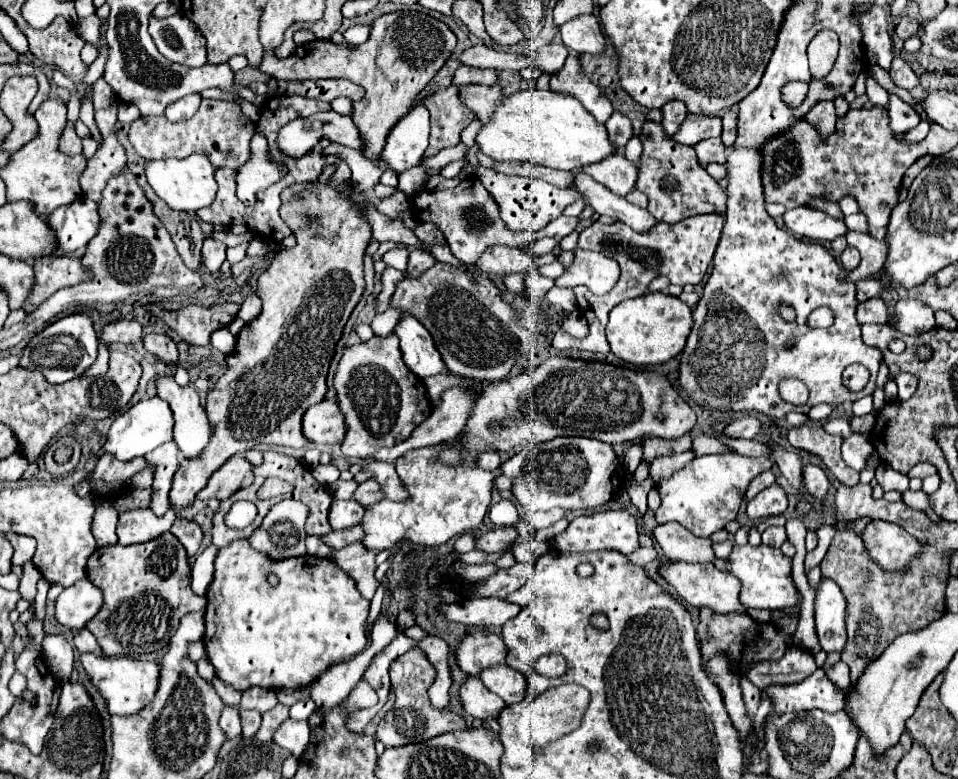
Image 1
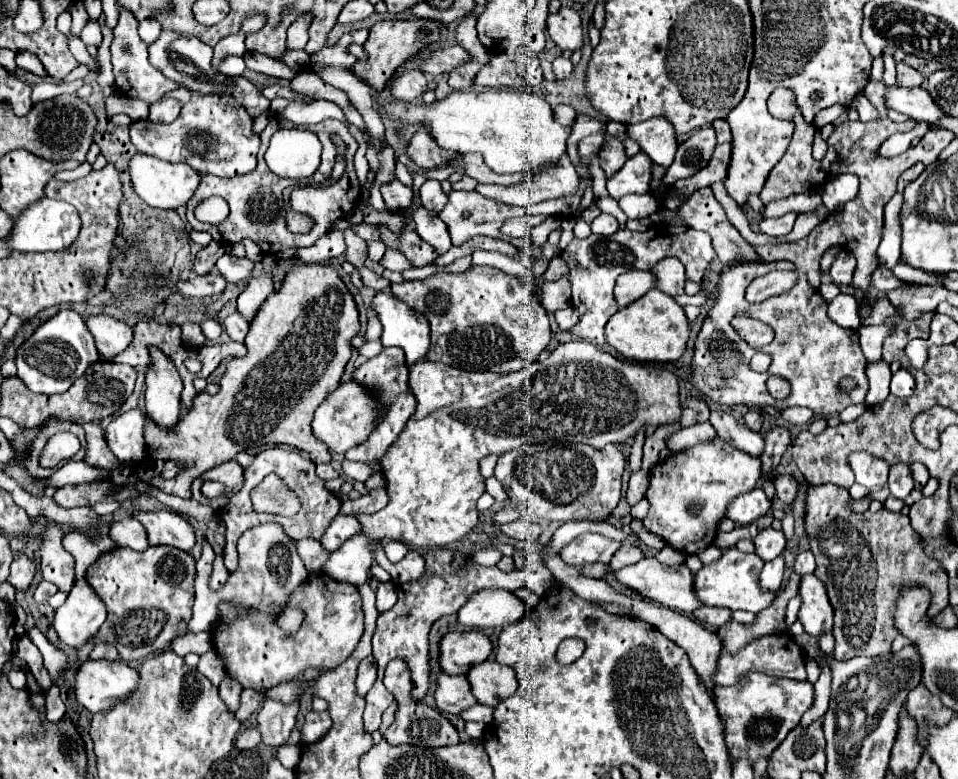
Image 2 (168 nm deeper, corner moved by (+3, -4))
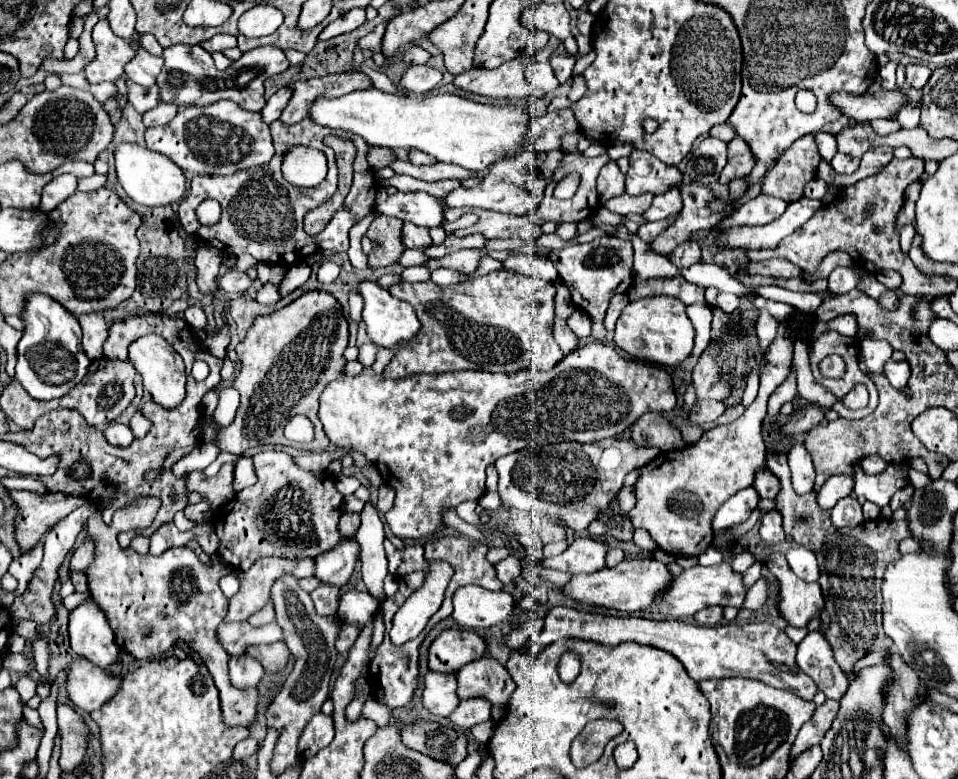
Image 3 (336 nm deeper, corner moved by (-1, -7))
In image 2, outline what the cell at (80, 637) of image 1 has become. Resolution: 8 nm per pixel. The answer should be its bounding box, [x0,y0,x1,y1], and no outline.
[90,644,118,660]

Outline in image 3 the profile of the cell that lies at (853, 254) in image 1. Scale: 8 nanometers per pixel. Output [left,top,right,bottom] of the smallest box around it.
[828,267,858,295]

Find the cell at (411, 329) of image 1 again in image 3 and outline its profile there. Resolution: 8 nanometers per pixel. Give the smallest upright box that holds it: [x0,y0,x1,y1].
[356,281,420,349]

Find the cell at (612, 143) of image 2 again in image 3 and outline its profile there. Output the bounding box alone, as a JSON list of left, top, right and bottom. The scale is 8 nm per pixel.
[598,161,624,205]

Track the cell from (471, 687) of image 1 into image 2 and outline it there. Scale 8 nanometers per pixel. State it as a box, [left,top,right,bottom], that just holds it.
[434,674,478,714]

